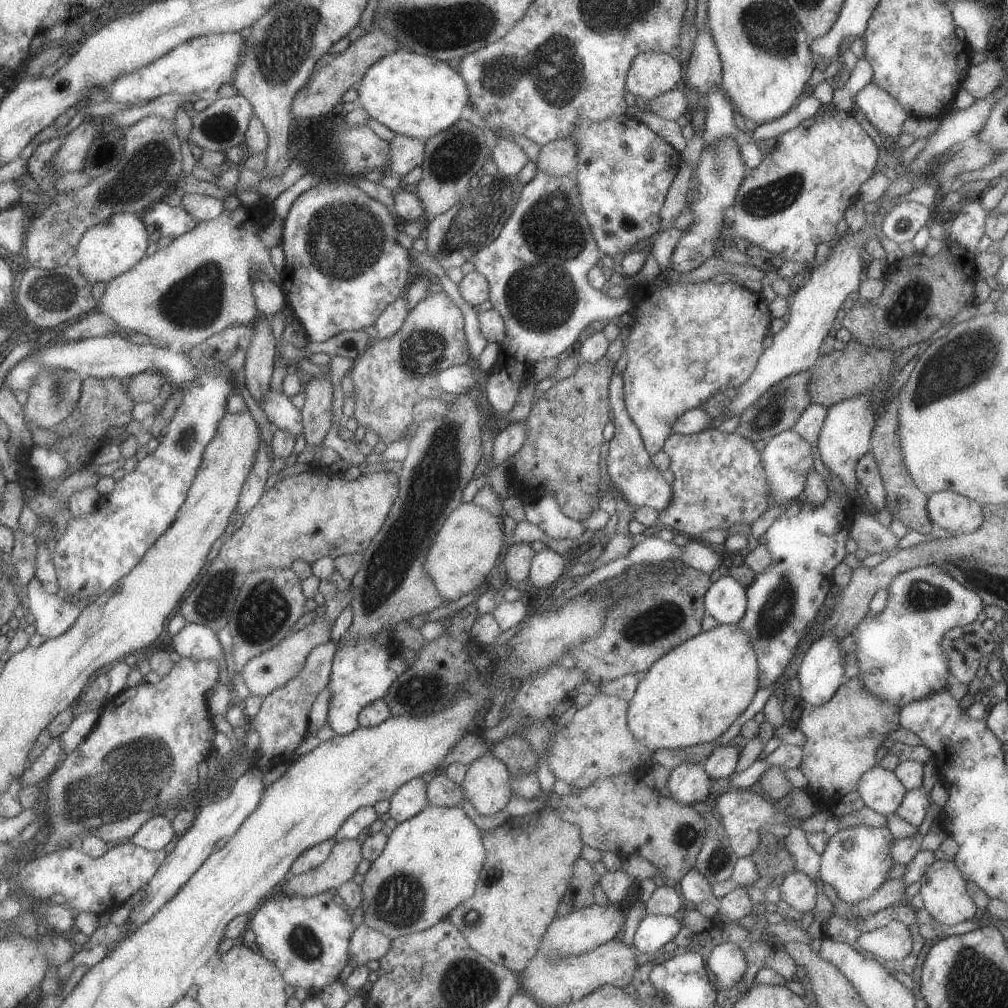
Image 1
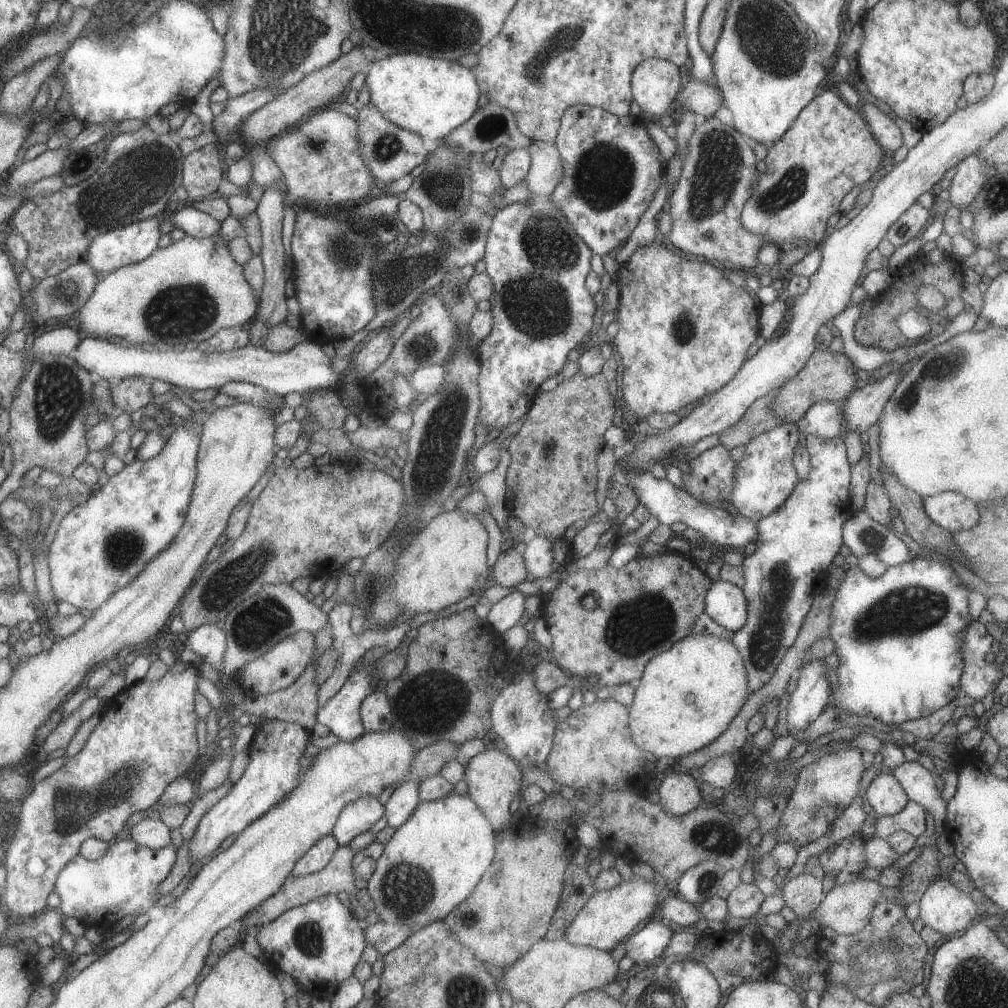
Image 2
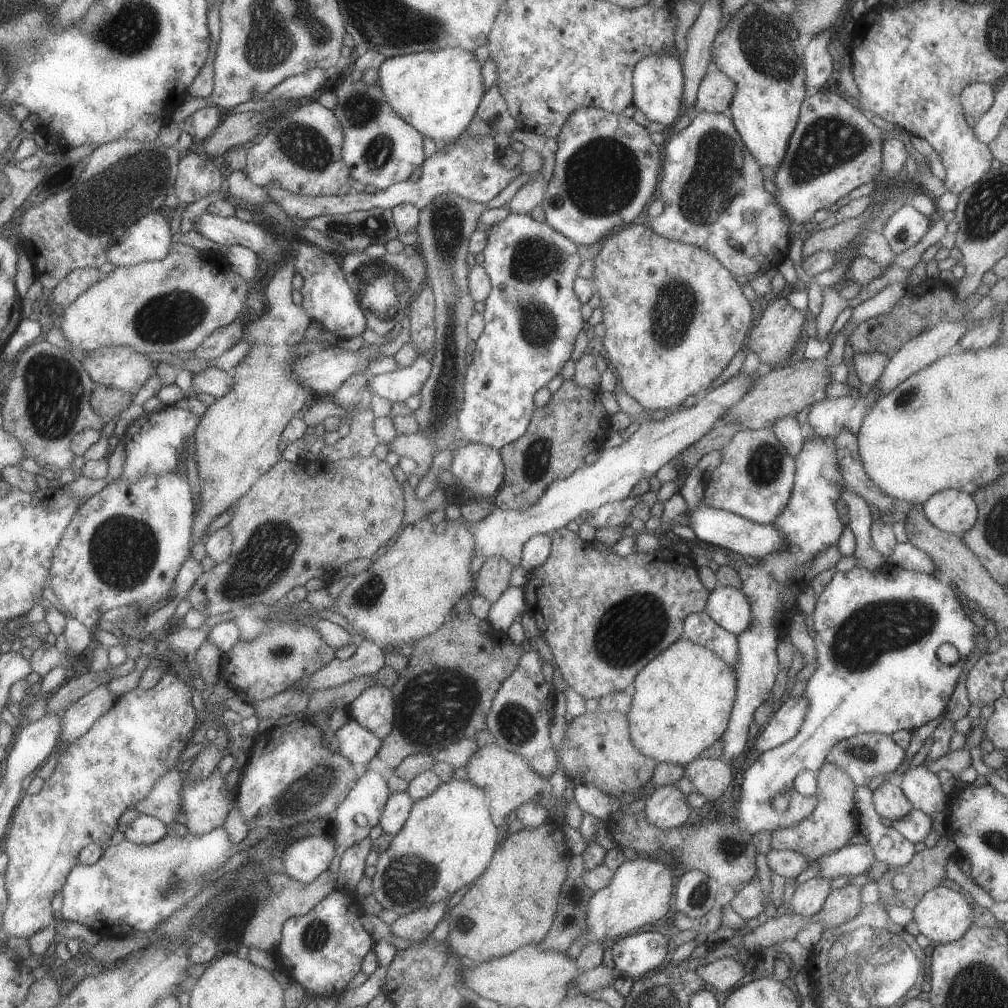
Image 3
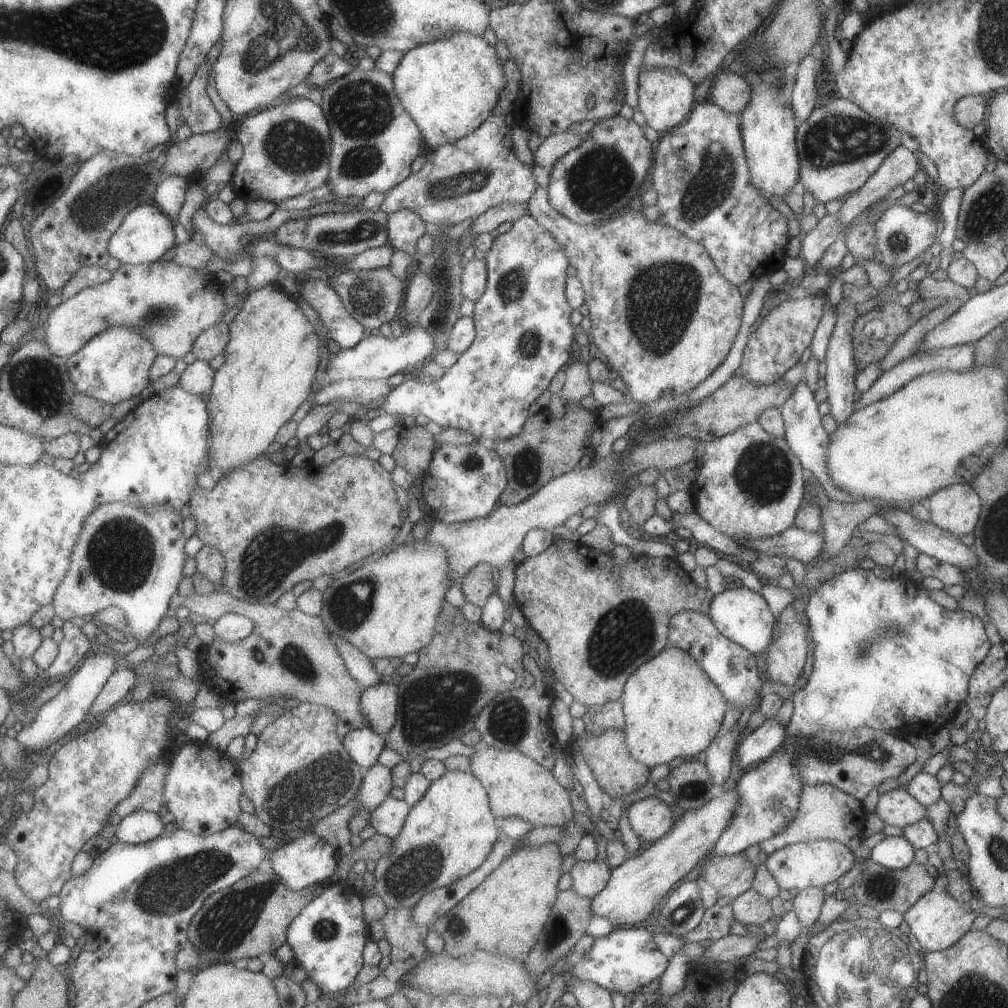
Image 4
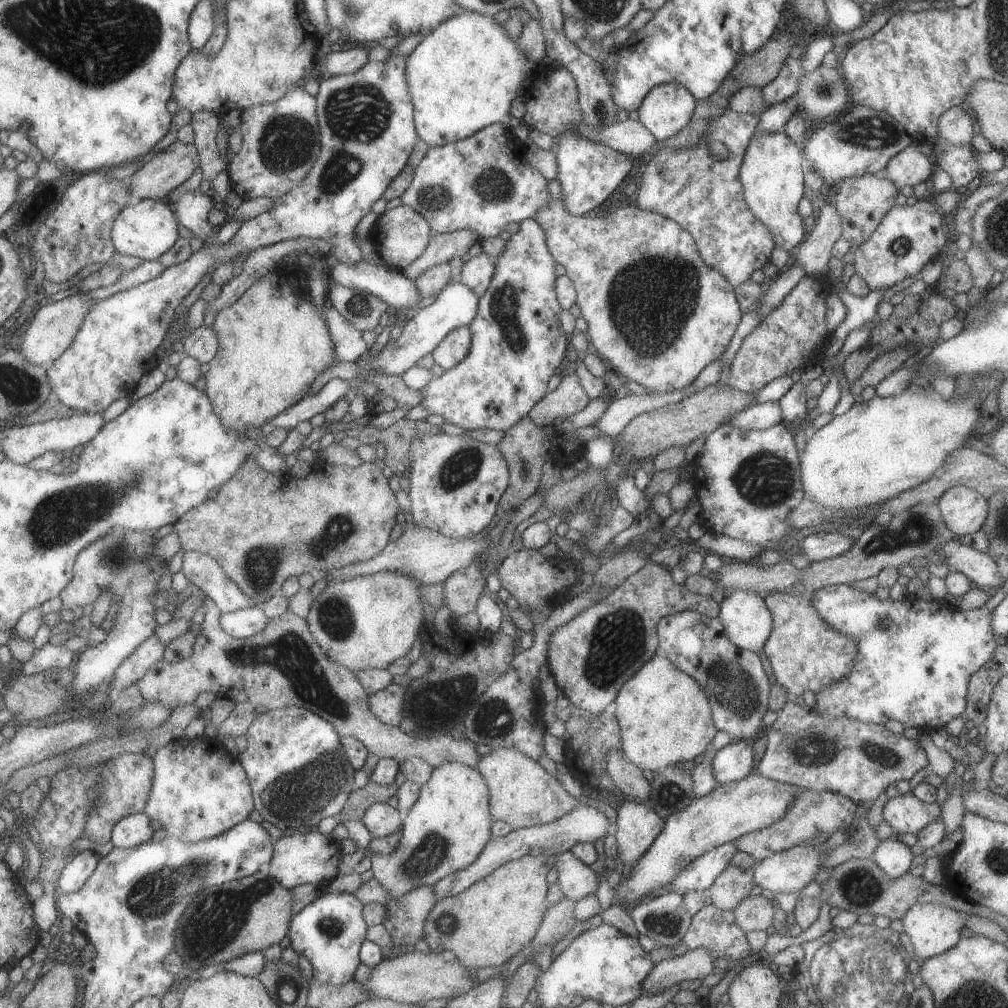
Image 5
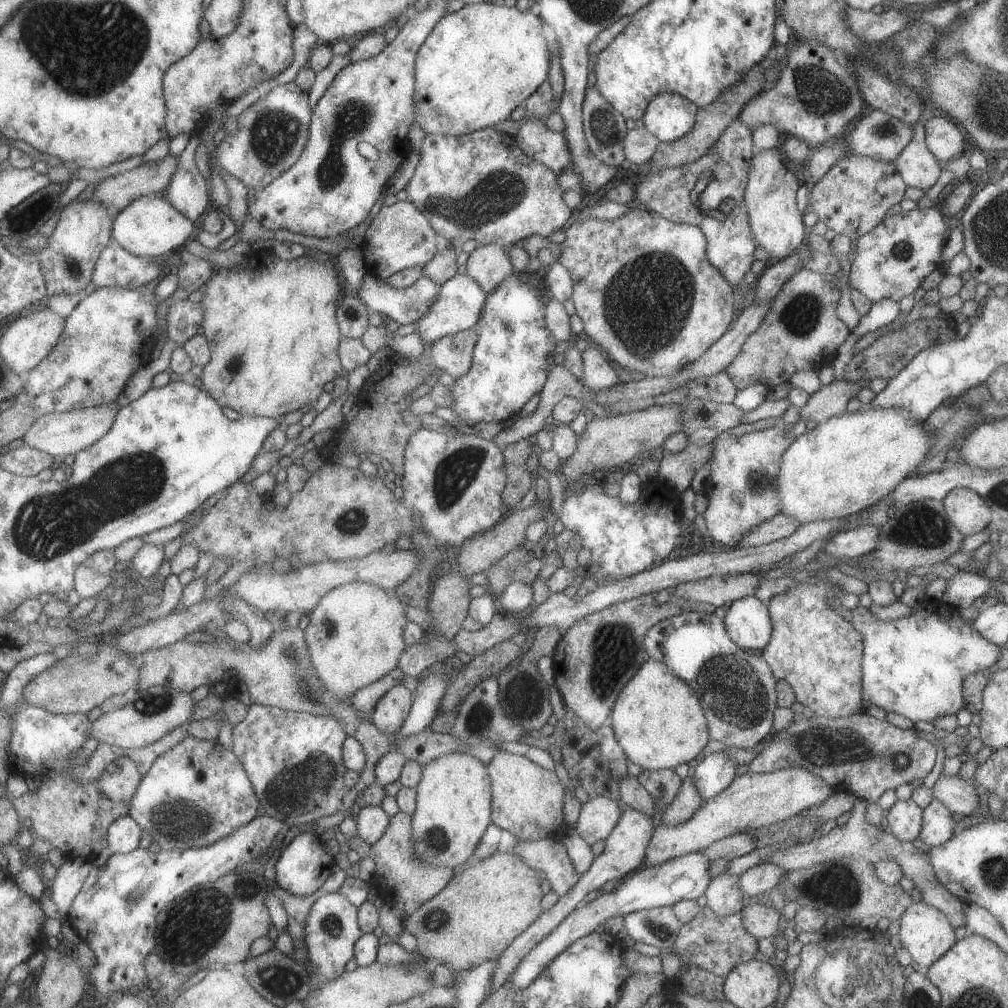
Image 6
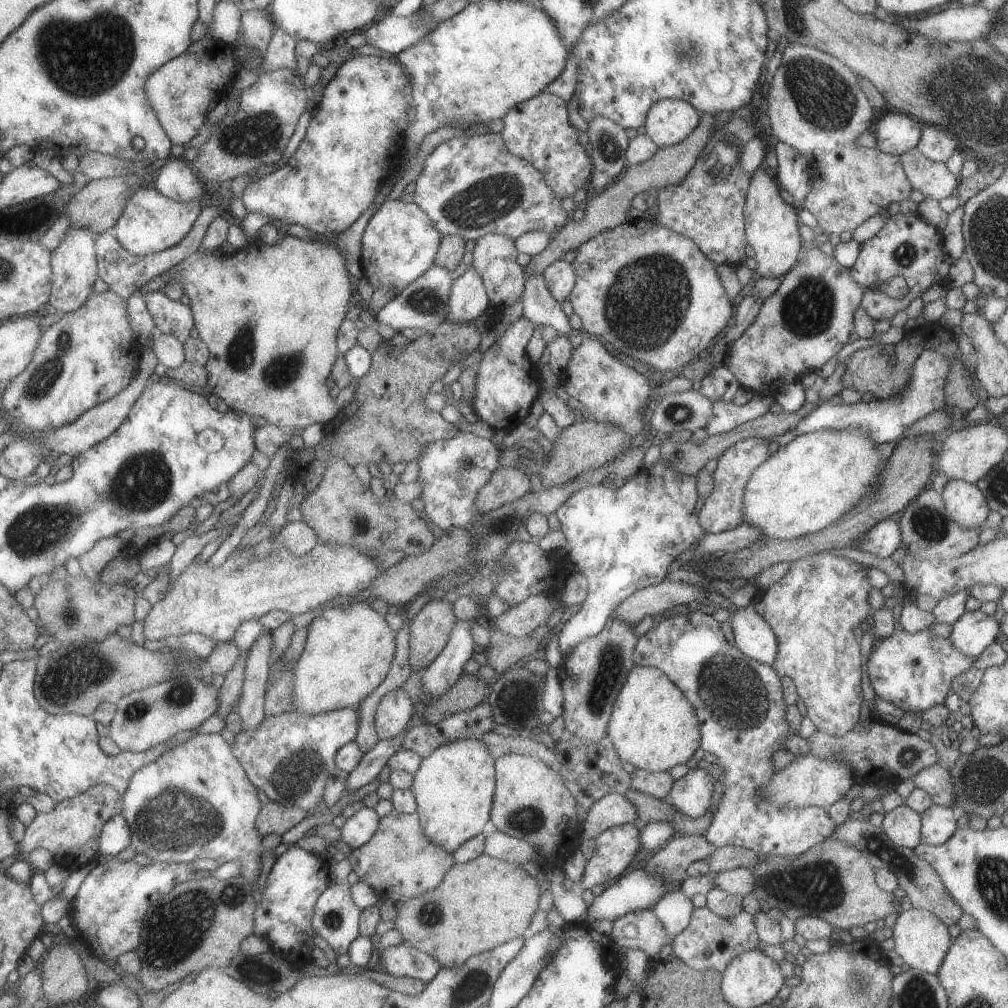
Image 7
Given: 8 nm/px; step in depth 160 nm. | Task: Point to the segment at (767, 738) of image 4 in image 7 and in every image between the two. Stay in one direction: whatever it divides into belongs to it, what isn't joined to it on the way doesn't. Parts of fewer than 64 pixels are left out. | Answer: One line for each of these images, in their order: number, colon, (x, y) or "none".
5: (731, 763)
6: (713, 773)
7: (690, 795)

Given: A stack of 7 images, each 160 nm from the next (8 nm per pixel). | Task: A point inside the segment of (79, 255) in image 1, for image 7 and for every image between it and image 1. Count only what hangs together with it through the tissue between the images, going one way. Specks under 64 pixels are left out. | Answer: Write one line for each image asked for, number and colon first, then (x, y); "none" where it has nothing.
2: (128, 244)
3: (148, 239)
4: (145, 235)
5: (146, 230)
6: (148, 227)
7: (150, 222)

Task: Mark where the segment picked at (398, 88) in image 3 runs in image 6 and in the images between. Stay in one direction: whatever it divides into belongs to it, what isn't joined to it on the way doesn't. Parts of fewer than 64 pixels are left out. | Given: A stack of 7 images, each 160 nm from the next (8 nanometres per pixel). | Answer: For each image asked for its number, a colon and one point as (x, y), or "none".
4: (448, 87)
5: (462, 76)
6: (476, 65)

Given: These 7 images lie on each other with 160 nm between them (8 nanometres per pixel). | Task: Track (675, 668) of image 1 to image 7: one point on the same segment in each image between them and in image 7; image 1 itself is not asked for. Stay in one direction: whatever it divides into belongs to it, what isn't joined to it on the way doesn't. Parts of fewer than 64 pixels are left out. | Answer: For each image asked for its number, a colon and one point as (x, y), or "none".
2: (687, 695)
3: (682, 699)
4: (671, 709)
5: (663, 715)
6: (657, 721)
7: (652, 726)

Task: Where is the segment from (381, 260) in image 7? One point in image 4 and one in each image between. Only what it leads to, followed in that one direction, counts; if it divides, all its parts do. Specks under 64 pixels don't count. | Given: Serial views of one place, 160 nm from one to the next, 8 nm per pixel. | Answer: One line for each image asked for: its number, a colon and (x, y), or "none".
4: (404, 226)
5: (400, 235)
6: (399, 237)

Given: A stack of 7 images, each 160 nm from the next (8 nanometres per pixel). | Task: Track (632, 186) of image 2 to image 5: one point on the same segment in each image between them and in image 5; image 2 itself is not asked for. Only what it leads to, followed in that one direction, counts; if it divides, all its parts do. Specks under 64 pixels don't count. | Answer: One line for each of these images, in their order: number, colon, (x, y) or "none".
3: (605, 168)
4: (602, 176)
5: (587, 173)

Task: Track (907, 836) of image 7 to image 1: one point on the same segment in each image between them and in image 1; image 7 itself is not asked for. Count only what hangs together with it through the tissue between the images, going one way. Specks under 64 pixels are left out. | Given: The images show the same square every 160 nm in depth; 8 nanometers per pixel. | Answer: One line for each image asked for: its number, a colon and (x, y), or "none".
1: (880, 790)
2: (884, 794)
3: (889, 802)
4: (896, 807)
5: (904, 813)
6: (903, 820)

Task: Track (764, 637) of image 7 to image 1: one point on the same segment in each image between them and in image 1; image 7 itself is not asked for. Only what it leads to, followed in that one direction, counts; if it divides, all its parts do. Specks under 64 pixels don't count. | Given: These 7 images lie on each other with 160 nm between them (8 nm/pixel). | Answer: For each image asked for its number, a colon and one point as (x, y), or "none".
1: (725, 600)
2: (724, 602)
3: (726, 606)
4: (739, 614)
5: (746, 621)
6: (747, 623)

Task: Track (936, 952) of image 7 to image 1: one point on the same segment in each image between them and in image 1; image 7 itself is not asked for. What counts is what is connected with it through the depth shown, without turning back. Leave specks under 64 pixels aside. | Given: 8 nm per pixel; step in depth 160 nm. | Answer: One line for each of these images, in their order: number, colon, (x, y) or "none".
1: (943, 892)
2: (943, 907)
3: (943, 916)
4: (937, 920)
5: (932, 928)
6: (924, 932)

